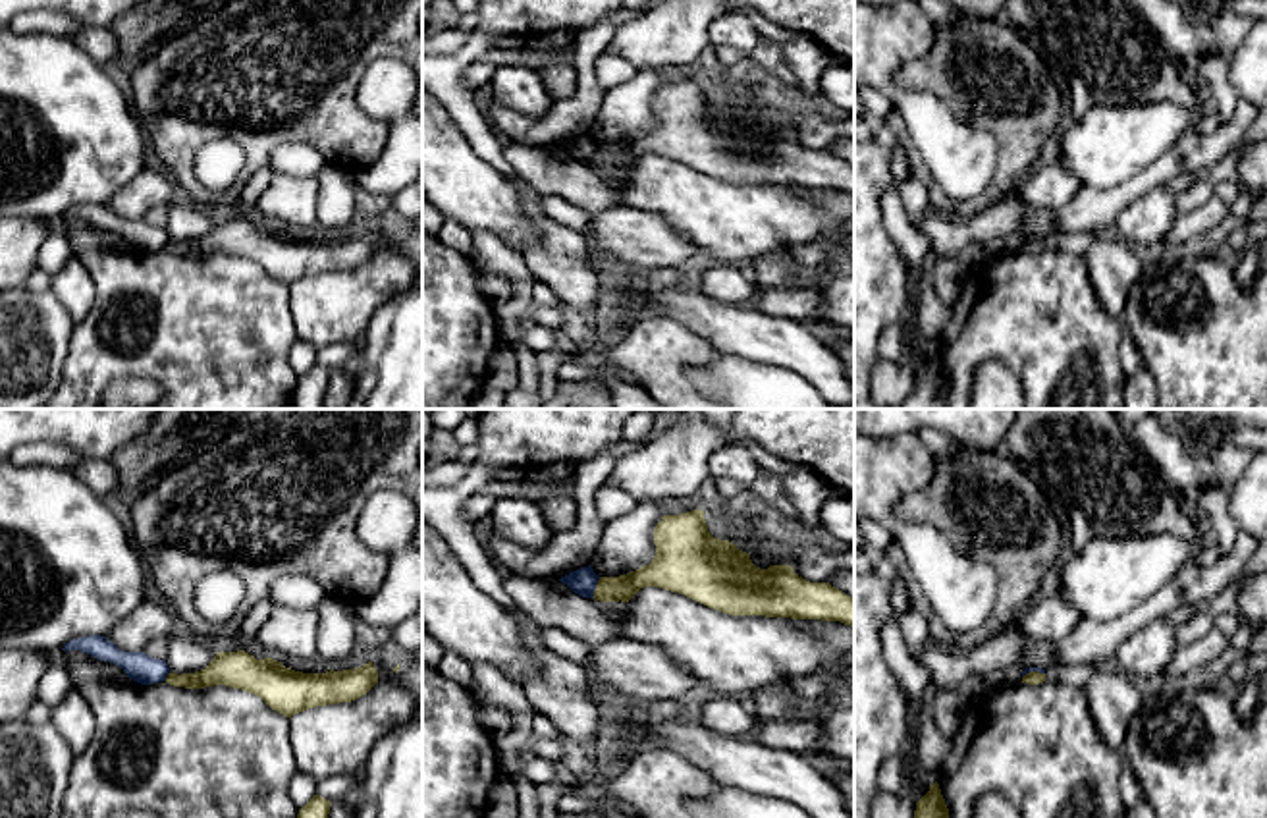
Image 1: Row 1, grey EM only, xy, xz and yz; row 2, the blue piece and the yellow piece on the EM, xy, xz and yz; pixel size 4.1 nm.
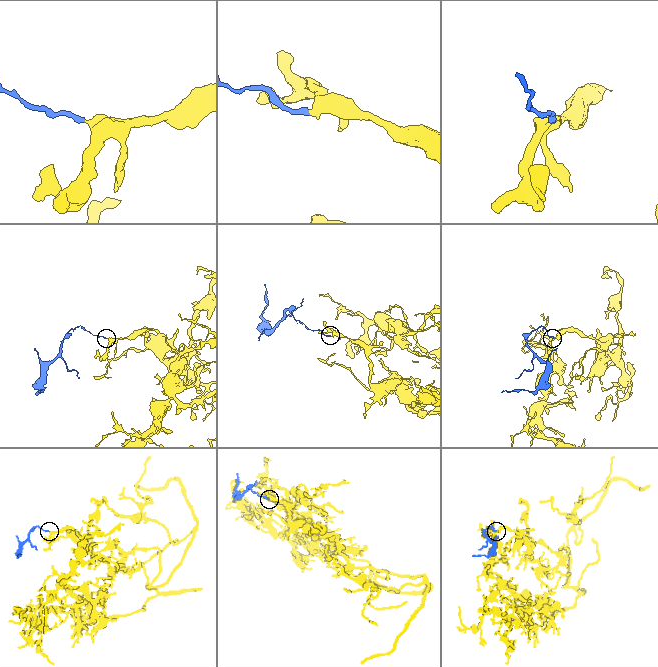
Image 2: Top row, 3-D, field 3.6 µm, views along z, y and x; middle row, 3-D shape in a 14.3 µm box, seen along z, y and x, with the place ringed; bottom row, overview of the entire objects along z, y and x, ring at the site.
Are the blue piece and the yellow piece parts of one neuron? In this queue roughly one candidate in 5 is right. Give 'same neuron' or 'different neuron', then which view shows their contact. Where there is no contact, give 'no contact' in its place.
different neuron | xz

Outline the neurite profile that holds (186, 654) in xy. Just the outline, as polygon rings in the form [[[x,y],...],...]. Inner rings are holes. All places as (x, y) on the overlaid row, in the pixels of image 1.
[[[172,635],[166,664],[172,673],[195,673],[204,669],[216,652],[202,639],[193,635]]]

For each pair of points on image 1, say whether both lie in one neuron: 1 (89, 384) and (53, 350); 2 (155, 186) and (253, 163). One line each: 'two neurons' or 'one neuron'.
1: two neurons
2: two neurons

